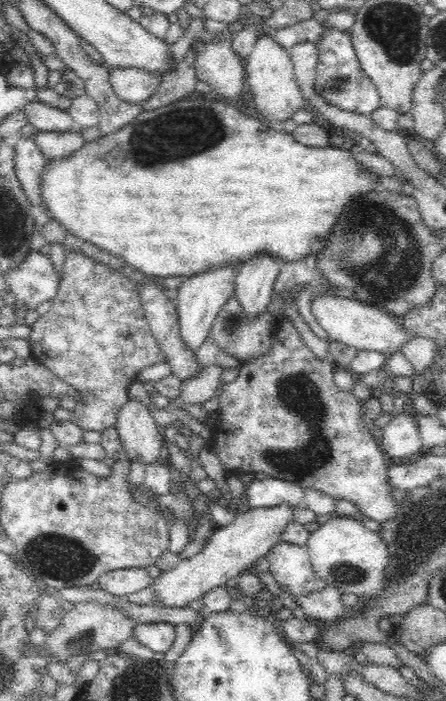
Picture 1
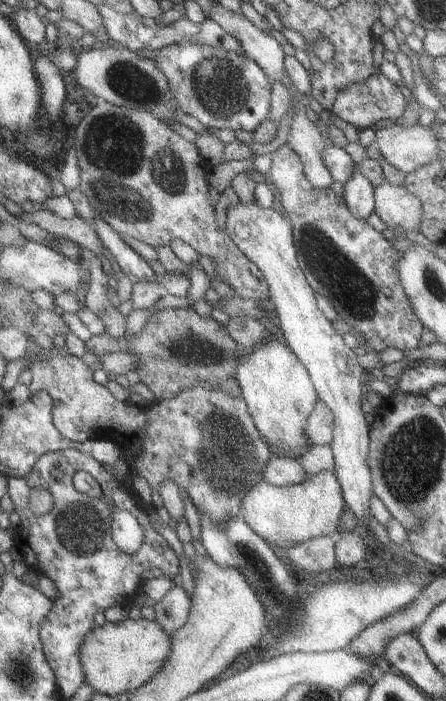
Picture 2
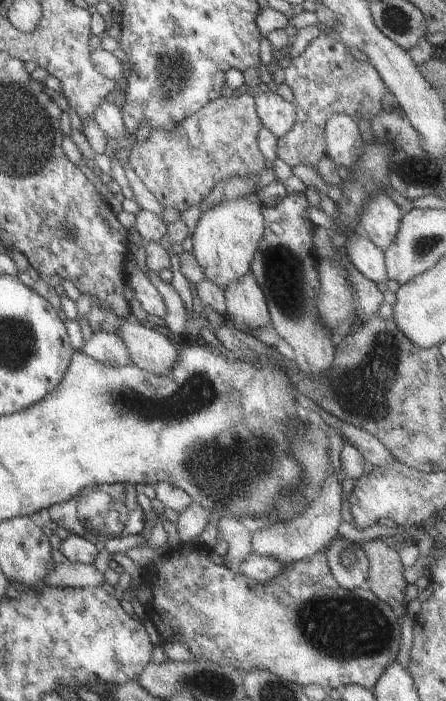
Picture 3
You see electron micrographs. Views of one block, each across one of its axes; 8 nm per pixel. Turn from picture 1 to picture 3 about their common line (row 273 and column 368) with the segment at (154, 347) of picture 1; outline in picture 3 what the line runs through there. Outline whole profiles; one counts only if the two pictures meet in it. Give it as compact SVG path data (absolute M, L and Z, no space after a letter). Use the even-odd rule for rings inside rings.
M322 27L321 31L278 74L293 94L295 124L276 142L277 158L290 167L305 165L316 168L319 160L326 156L323 126L331 114L345 114L355 122L362 119L370 123L371 118L381 112L380 100L388 92L373 66L351 55L344 35L336 41L334 32Z

